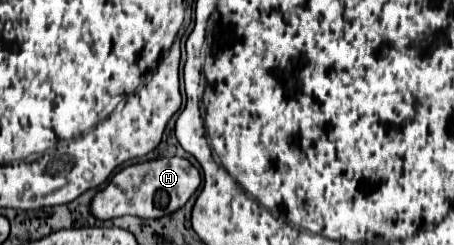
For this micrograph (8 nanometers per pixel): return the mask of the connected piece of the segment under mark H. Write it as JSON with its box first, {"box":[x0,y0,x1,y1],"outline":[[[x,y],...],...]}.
{"box":[91,158,201,220],"outline":[[[157,158],[143,164],[133,164],[113,176],[105,190],[97,192],[91,202],[91,212],[99,220],[111,220],[117,216],[139,216],[139,218],[163,218],[179,210],[199,188],[201,174],[185,158]]]}

